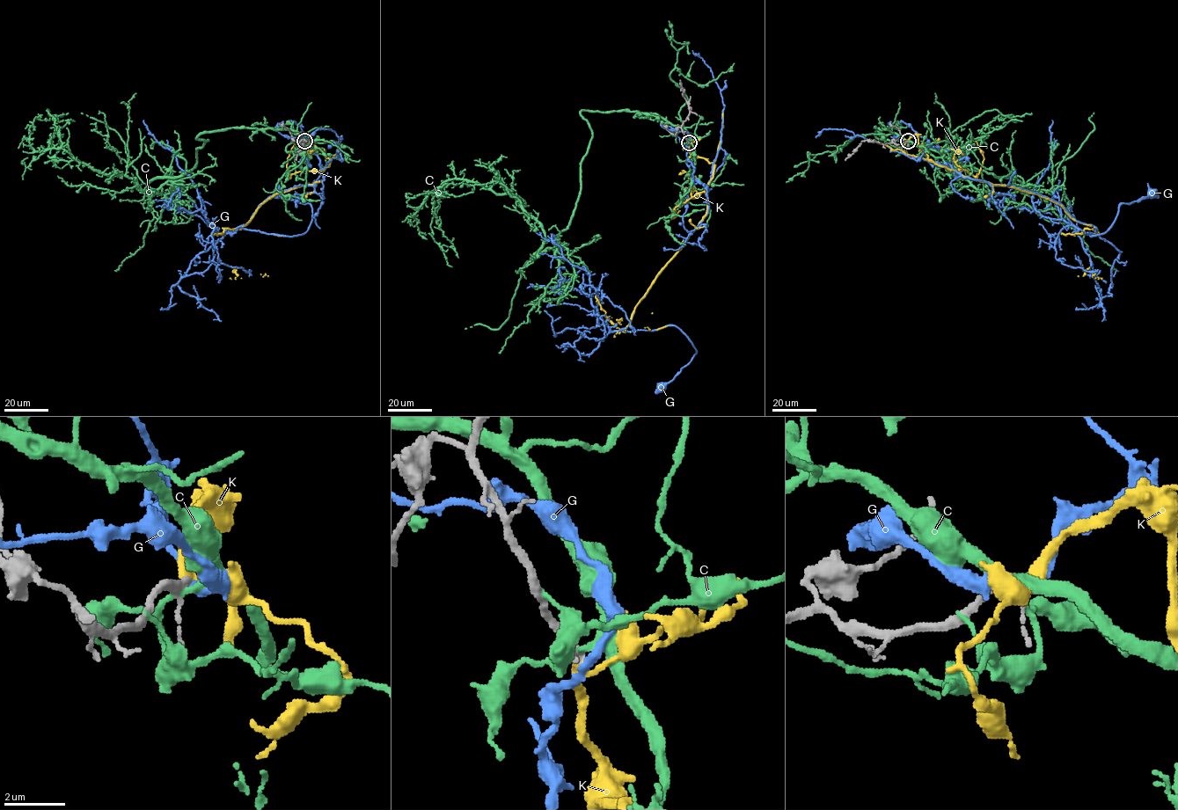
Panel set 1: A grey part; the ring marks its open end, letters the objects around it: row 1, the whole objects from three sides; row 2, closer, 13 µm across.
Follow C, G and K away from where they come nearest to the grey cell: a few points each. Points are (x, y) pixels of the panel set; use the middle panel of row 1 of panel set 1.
C: (688, 142), (582, 110), (573, 216), (533, 259), (545, 230), (514, 197), (443, 181), (452, 266)
G: (689, 142), (687, 165), (704, 184), (707, 215), (625, 329), (676, 325), (691, 341), (696, 354), (660, 386)
K: (689, 142), (691, 153), (713, 164), (706, 214), (618, 332), (619, 319), (625, 330), (647, 327), (652, 312)

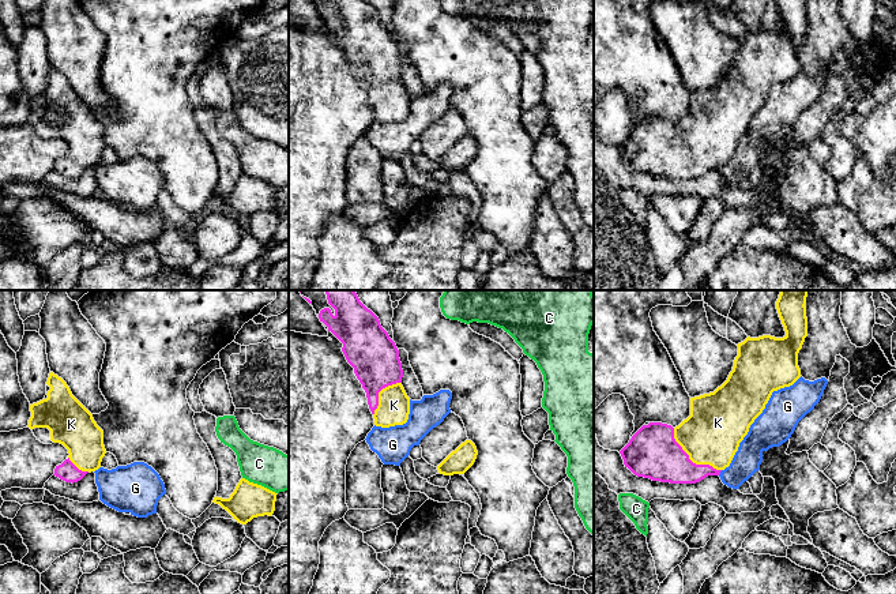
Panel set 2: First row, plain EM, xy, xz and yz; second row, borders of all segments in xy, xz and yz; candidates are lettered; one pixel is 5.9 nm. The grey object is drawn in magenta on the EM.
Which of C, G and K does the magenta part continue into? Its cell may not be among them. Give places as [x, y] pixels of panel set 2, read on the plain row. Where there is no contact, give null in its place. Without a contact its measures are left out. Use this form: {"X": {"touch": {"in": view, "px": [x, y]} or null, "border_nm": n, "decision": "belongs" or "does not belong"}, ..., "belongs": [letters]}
{"C": {"touch": null, "decision": "does not belong"}, "G": {"touch": {"in": "yz", "px": [719, 168]}, "border_nm": 40, "decision": "does not belong"}, "K": {"touch": {"in": "yz", "px": [689, 154]}, "border_nm": 380, "decision": "belongs"}, "belongs": ["K"]}

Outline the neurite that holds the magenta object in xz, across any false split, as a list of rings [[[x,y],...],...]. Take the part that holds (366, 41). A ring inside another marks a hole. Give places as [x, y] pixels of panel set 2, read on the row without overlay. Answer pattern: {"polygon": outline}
{"polygon": [[[331,0],[319,8],[328,26],[342,38],[347,57],[366,87],[374,120],[403,120],[410,109],[410,93],[403,80],[399,45],[379,12],[365,0]]]}

